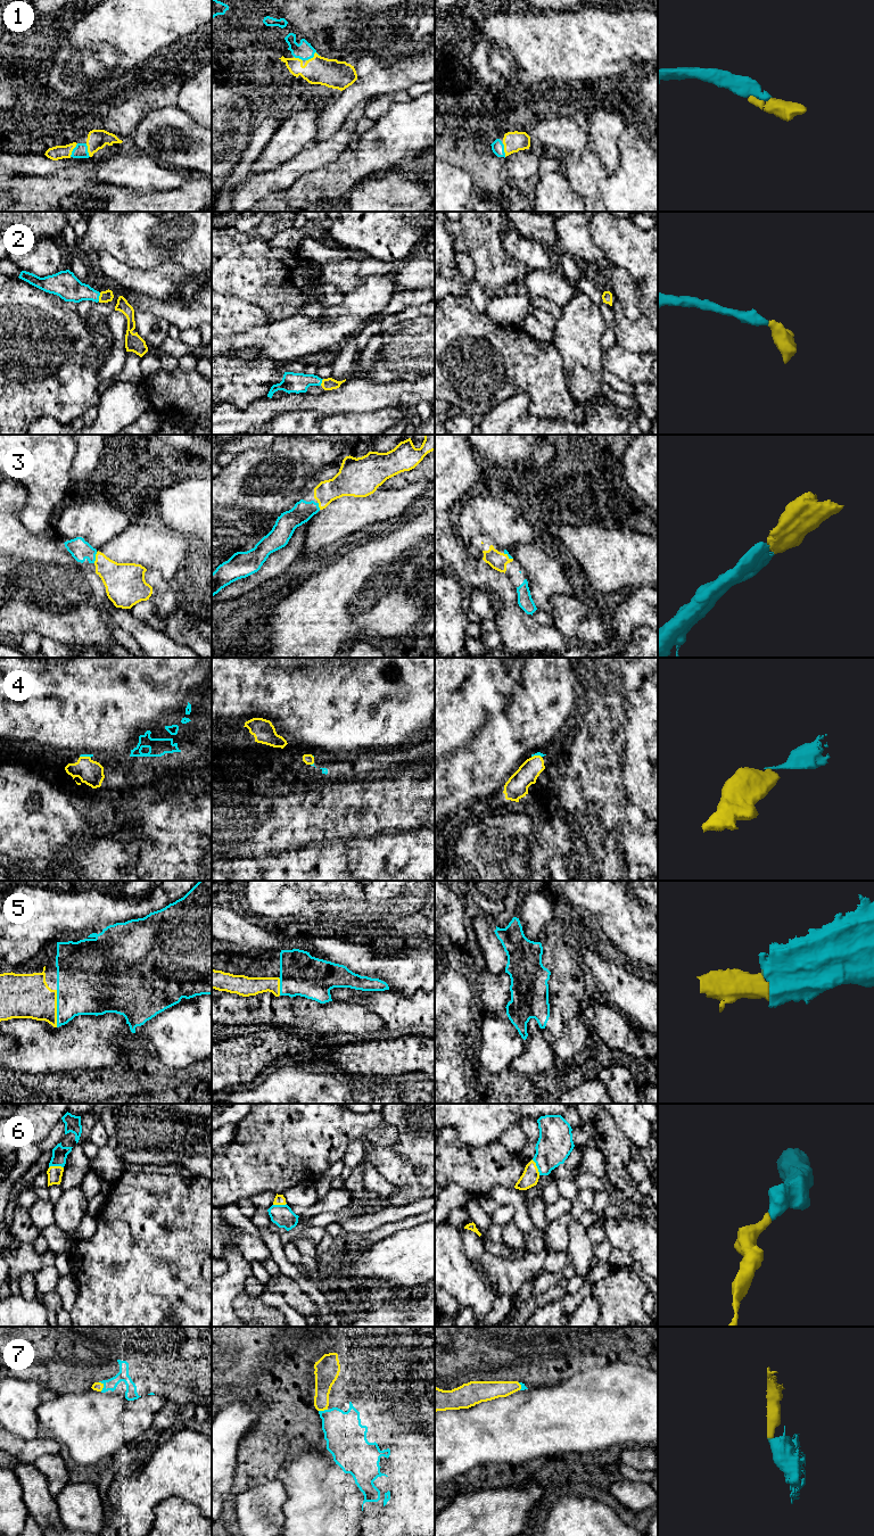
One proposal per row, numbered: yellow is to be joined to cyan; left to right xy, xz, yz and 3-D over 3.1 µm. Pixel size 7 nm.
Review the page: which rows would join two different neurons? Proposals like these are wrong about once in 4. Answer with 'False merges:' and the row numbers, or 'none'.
False merges: none

